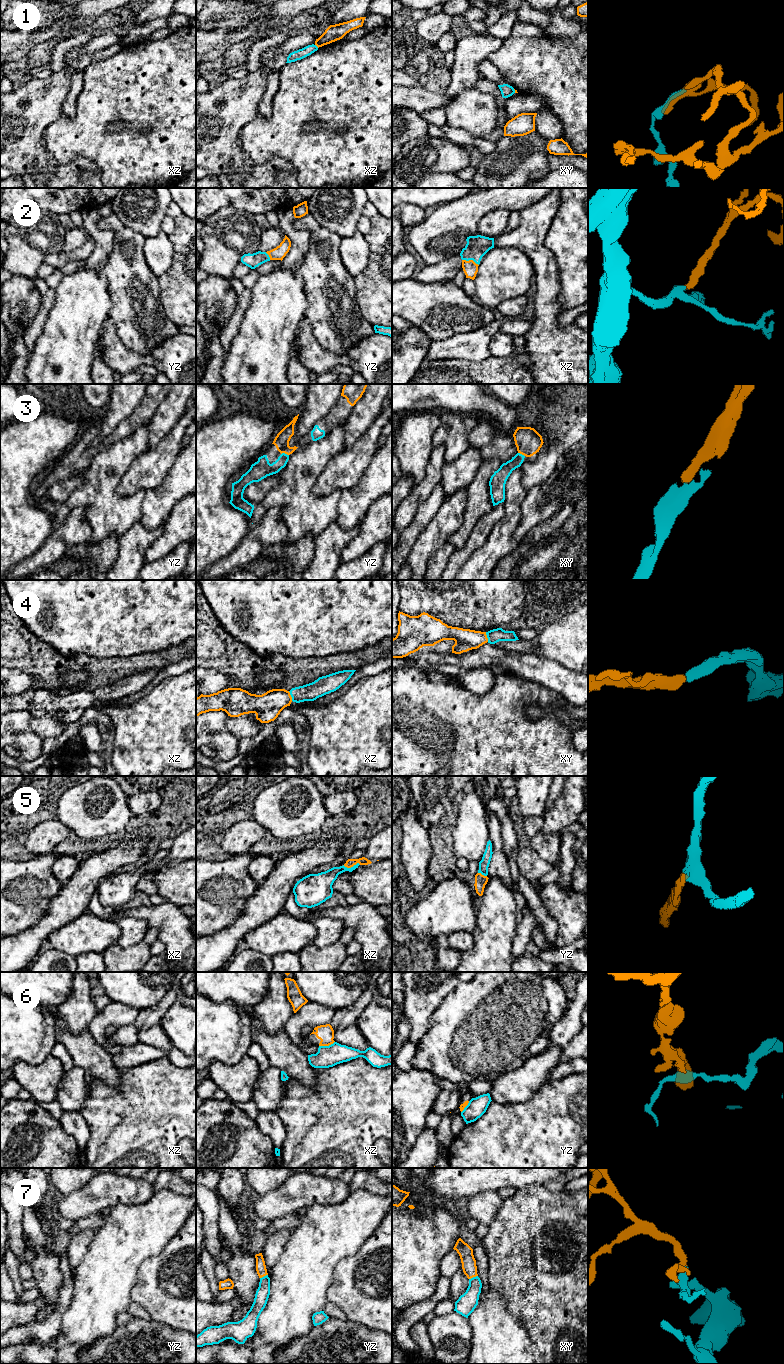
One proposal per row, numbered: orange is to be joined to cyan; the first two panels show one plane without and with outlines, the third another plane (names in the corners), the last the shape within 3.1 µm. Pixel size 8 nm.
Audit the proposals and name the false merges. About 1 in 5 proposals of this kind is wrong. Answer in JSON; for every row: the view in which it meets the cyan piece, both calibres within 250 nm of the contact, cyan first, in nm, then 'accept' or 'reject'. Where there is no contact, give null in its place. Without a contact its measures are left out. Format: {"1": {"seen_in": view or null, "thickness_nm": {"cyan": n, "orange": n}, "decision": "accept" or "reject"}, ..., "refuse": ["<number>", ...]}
{"1": {"seen_in": "xz", "thickness_nm": {"cyan": 80, "orange": 130}, "decision": "reject"}, "2": {"seen_in": "xz", "thickness_nm": {"cyan": 180, "orange": 120}, "decision": "accept"}, "3": {"seen_in": "yz", "thickness_nm": {"cyan": 150, "orange": 120}, "decision": "accept"}, "4": {"seen_in": "xz", "thickness_nm": {"cyan": 140, "orange": 220}, "decision": "accept"}, "5": {"seen_in": "xz", "thickness_nm": {"cyan": 140, "orange": 70}, "decision": "accept"}, "6": {"seen_in": "xz", "thickness_nm": {"cyan": 180, "orange": 140}, "decision": "reject"}, "7": {"seen_in": "xy", "thickness_nm": {"cyan": 160, "orange": 120}, "decision": "accept"}, "refuse": ["1", "6"]}

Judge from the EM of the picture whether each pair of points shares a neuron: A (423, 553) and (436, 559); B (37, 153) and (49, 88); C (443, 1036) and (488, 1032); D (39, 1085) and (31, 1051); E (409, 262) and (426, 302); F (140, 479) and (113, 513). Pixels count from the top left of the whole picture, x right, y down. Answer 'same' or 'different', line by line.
A: different
B: same
C: same
D: different
E: different
F: different

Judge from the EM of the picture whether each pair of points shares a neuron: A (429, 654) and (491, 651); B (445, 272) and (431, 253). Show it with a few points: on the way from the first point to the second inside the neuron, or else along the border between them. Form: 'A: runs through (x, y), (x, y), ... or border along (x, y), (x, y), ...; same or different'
A: runs through (444, 656), (448, 658), (476, 658); same
B: border along (459, 255), (445, 257), (434, 264), (426, 266); different

